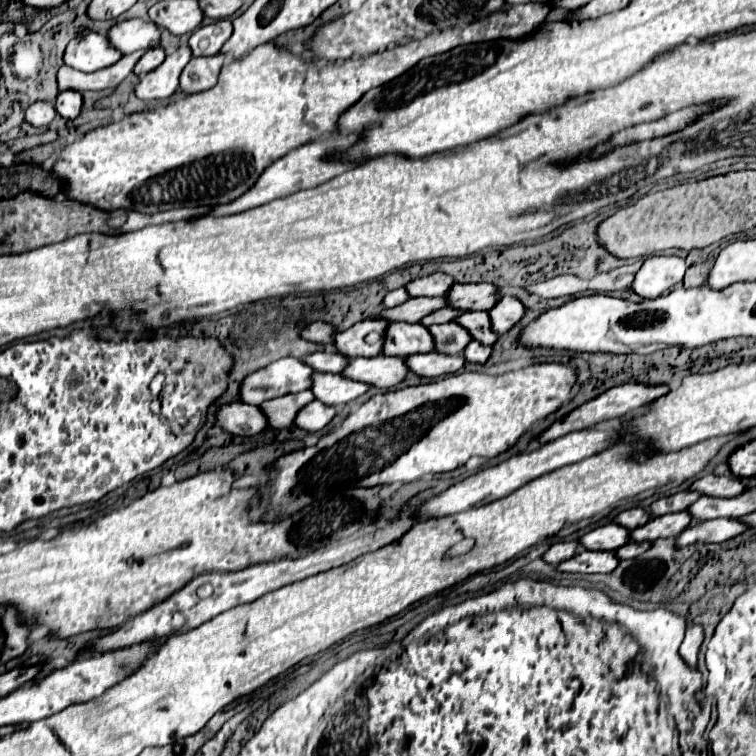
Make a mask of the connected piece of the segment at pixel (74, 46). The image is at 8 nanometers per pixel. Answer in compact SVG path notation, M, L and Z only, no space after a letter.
M89 32L81 38L73 38L65 50L65 64L81 72L97 72L115 64L123 54L99 32Z

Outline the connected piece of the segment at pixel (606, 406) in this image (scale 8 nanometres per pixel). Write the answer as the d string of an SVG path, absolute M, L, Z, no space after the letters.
M623 384L623 386L615 386L615 388L607 390L607 392L603 392L601 396L597 396L595 400L591 400L591 402L587 402L587 404L575 408L567 418L563 418L563 420L551 424L551 426L549 426L549 428L539 436L539 440L541 440L541 442L549 442L549 440L561 438L561 436L565 436L565 434L569 434L569 432L583 430L583 428L591 428L591 426L595 426L595 424L599 424L599 422L603 422L603 420L621 418L623 414L627 414L627 412L631 412L631 410L635 410L635 408L639 408L639 406L645 406L645 404L655 402L657 398L665 396L667 392L669 392L669 386L667 386L667 384L657 384L657 386L645 386L645 384Z

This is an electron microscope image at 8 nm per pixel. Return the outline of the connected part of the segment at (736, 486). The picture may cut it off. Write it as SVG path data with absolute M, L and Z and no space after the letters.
M703 476L691 484L691 490L697 490L705 496L715 496L715 498L733 498L743 494L747 488L747 480L741 480L737 476Z

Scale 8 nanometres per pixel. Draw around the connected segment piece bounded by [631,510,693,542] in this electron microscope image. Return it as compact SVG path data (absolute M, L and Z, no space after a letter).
M675 512L675 514L665 514L651 518L645 526L633 530L633 540L643 542L643 540L657 540L657 538L669 538L669 536L679 536L689 524L693 522L693 516L685 512Z

